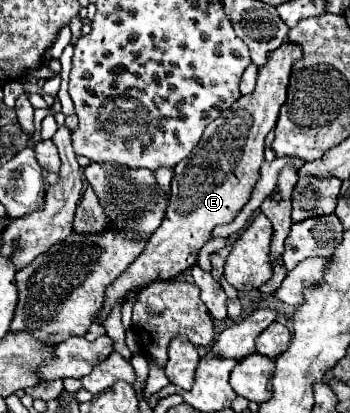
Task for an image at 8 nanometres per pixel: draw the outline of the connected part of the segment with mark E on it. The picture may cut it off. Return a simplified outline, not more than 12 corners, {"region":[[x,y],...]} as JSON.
{"region":[[300,44],[174,166],[166,216],[108,286],[118,298],[194,266],[248,202]]}

